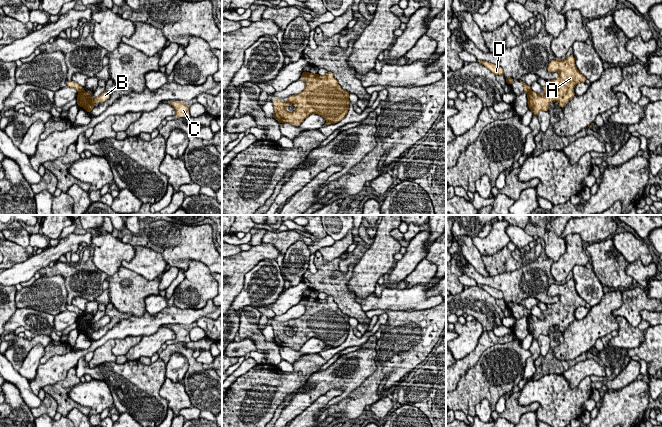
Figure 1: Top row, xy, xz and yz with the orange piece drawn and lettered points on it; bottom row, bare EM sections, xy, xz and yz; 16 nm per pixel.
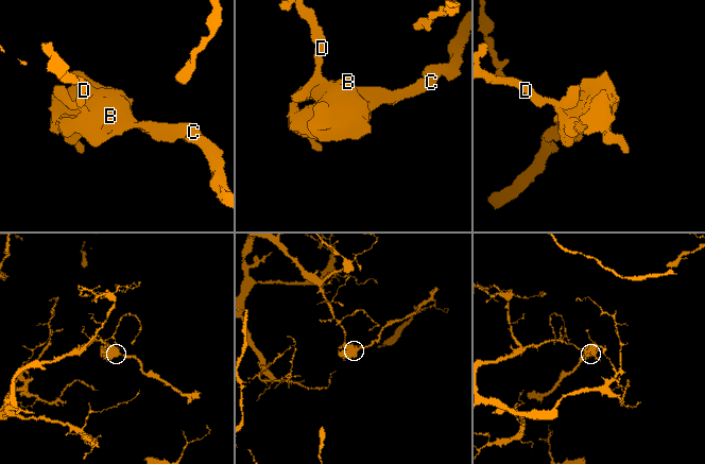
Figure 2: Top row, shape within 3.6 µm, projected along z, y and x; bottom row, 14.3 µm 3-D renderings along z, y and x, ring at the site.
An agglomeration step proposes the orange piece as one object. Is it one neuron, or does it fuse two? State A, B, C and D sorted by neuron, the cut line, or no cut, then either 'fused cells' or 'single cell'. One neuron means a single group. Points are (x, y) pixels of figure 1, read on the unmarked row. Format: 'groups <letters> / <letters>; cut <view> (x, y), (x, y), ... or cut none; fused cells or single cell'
groups A B C / D; cut xy (83, 314), (79, 316); fused cells

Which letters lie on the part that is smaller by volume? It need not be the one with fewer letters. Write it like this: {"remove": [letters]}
{"remove": ["A", "B", "C"]}

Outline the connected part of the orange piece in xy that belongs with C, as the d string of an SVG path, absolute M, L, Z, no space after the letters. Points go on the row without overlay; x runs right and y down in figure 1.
M169 325L169 328L175 332L175 342L181 342L182 339L189 339L189 331L181 325Z

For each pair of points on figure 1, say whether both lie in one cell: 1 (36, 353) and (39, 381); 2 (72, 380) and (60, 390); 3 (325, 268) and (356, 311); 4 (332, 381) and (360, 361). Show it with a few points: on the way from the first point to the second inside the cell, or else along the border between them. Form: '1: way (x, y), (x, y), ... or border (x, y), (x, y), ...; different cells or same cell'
1: border (39, 363), (36, 375), (29, 382); different cells
2: way (69, 382), (63, 387); same cell
3: way (329, 279), (345, 300); same cell
4: way (340, 379), (352, 375), (357, 369); same cell

